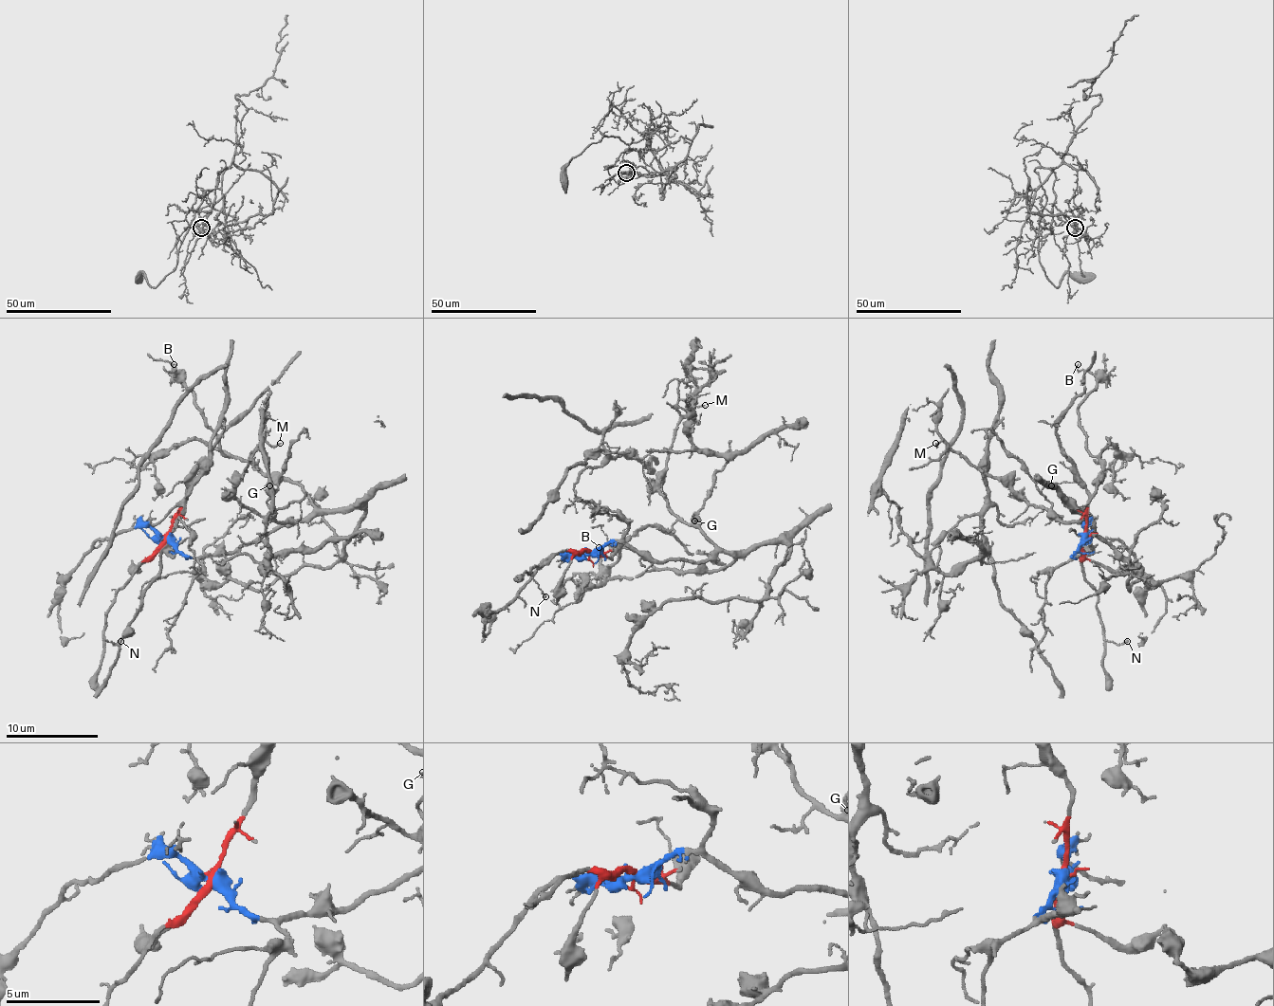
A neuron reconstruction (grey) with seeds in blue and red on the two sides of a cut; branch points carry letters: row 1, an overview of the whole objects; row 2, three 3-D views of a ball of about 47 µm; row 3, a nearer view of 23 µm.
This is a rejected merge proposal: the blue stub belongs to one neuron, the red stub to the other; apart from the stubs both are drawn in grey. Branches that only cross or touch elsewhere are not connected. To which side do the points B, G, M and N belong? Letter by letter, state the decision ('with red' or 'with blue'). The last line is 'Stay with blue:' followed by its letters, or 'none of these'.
B: with blue
G: with blue
M: with blue
N: with red
Stay with blue: B, G, M

